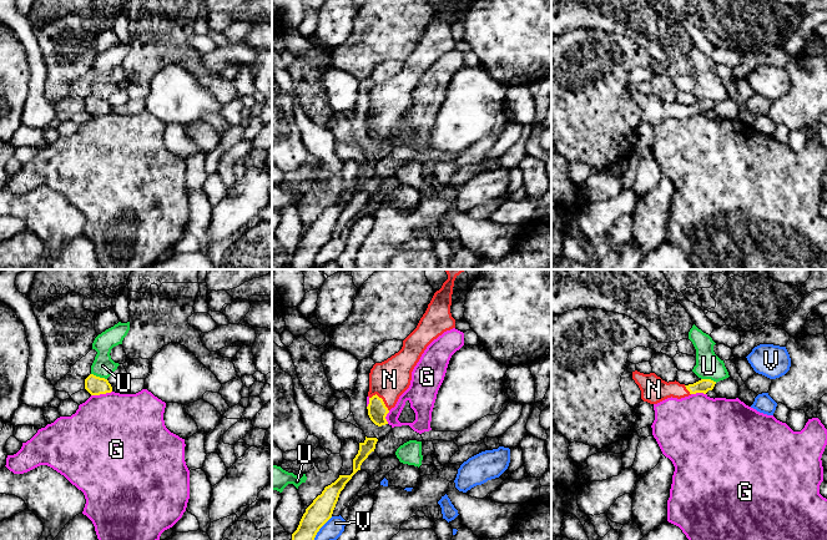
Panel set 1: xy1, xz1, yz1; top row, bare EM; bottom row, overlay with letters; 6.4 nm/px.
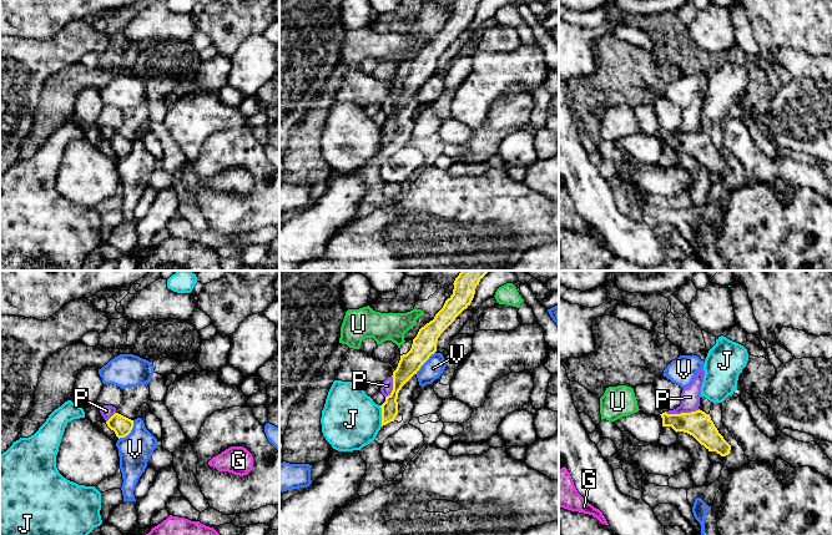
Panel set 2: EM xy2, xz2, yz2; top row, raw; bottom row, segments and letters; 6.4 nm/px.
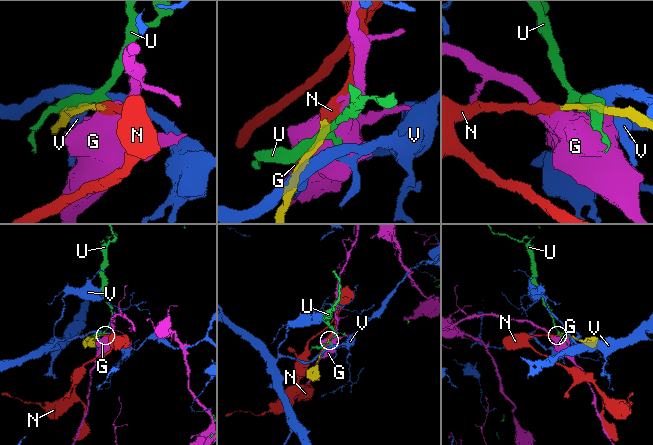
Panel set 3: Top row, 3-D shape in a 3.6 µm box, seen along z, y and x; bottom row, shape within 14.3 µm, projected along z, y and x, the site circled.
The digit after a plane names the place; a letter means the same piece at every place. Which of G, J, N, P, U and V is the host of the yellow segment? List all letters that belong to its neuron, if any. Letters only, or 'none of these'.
N

